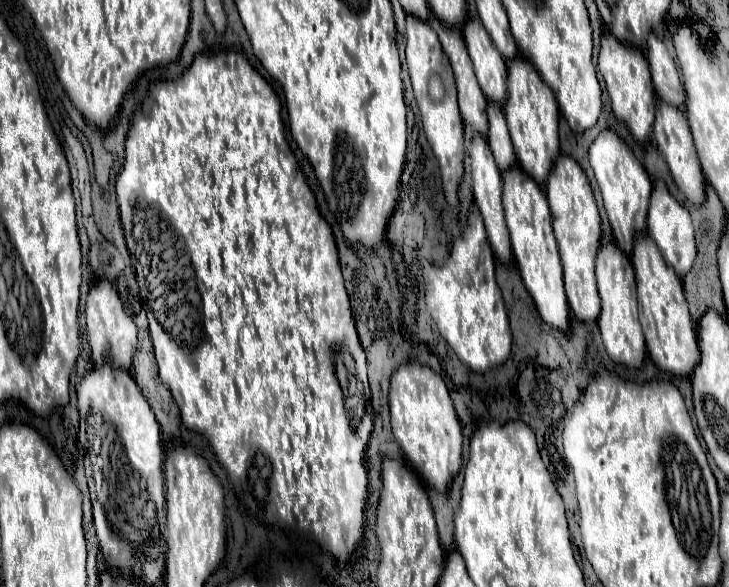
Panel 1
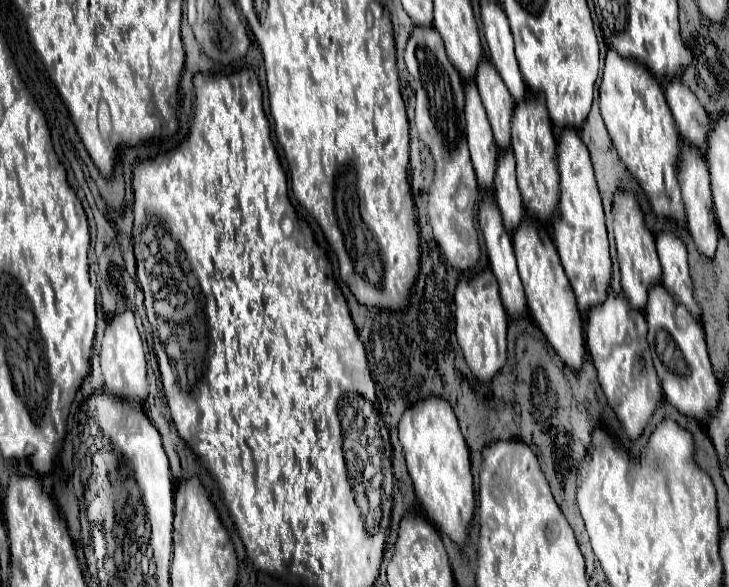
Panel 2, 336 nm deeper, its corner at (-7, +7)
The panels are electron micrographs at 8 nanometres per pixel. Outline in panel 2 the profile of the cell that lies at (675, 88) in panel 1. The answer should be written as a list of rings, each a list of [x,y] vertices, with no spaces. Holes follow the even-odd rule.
[[[676,78],[666,82],[664,92],[682,140],[688,140],[692,146],[704,150],[710,130],[710,118],[696,94]]]

